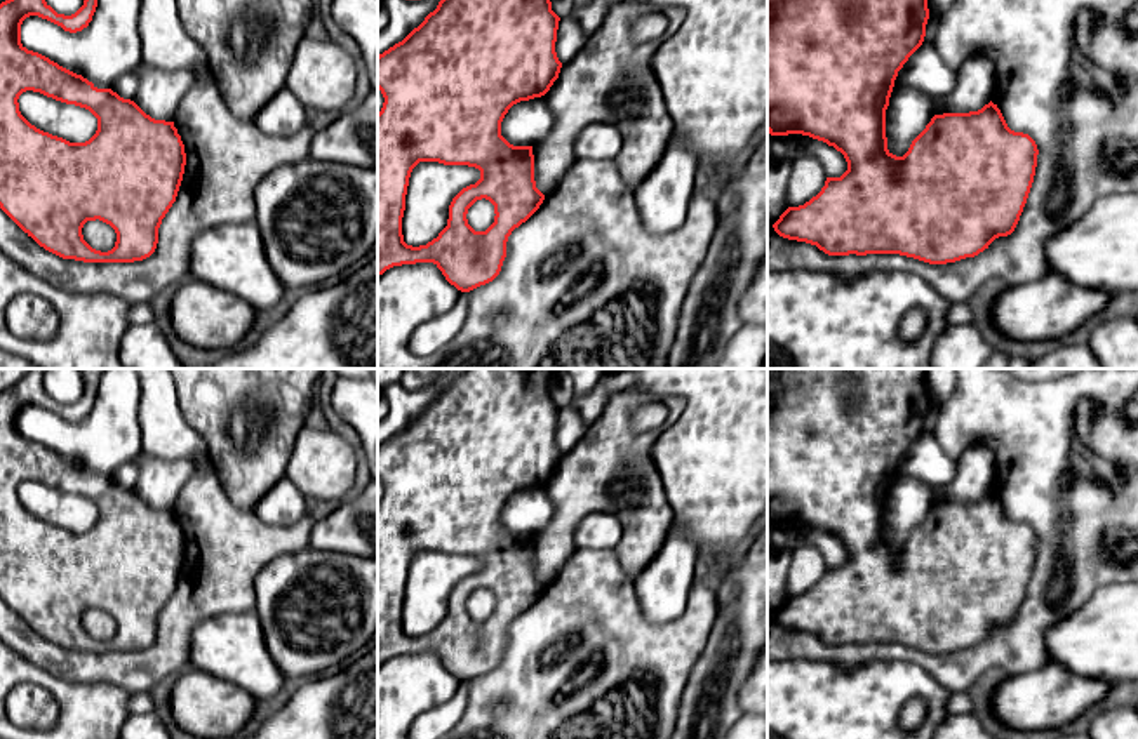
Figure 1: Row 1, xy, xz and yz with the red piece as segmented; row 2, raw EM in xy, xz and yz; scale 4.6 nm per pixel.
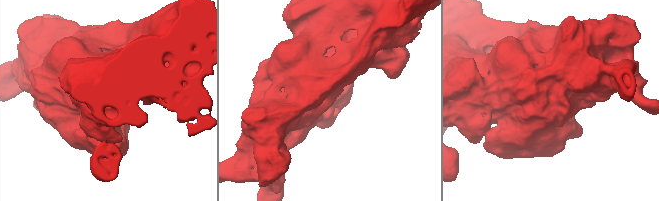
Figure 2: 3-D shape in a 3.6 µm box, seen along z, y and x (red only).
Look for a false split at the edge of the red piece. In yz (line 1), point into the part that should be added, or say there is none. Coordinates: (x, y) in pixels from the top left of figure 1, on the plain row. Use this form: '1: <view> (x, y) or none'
1: none

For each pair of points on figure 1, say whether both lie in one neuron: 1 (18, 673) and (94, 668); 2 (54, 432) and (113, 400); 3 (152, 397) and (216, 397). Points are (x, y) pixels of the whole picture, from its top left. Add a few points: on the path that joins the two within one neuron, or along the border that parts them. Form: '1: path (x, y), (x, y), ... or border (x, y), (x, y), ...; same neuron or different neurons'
1: border (18, 652), (66, 680), (89, 682); different neurons
2: path (70, 432), (84, 432), (100, 416); same neuron
3: border (174, 386), (178, 409), (197, 432); different neurons

